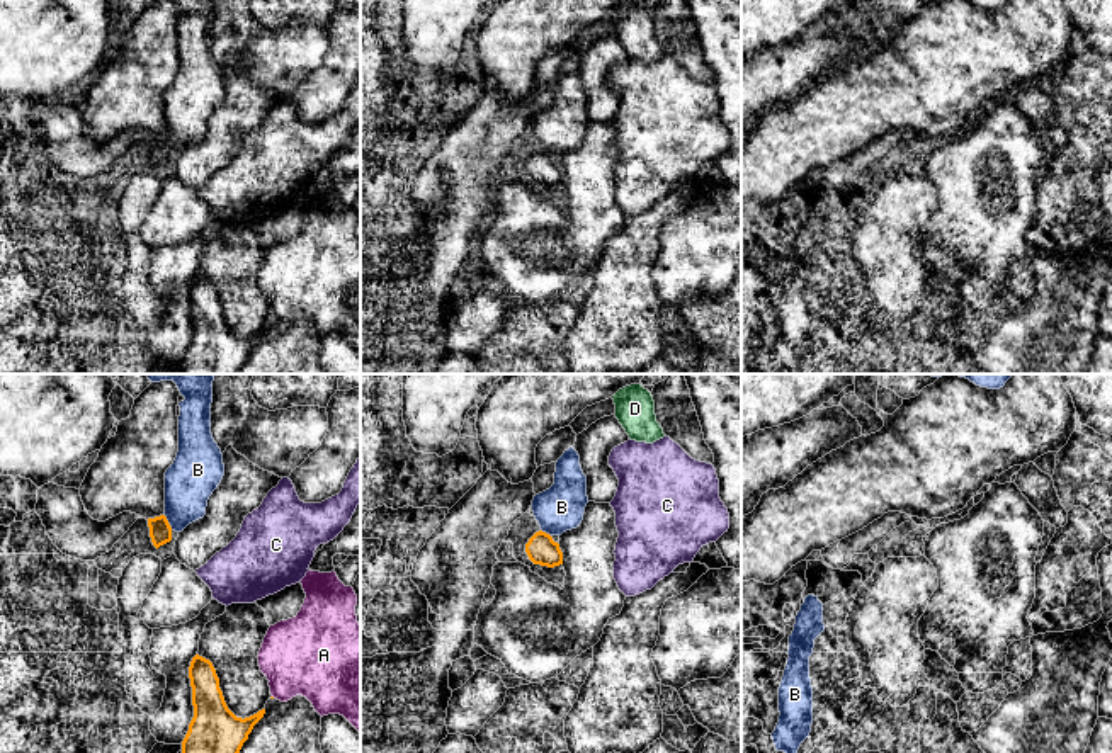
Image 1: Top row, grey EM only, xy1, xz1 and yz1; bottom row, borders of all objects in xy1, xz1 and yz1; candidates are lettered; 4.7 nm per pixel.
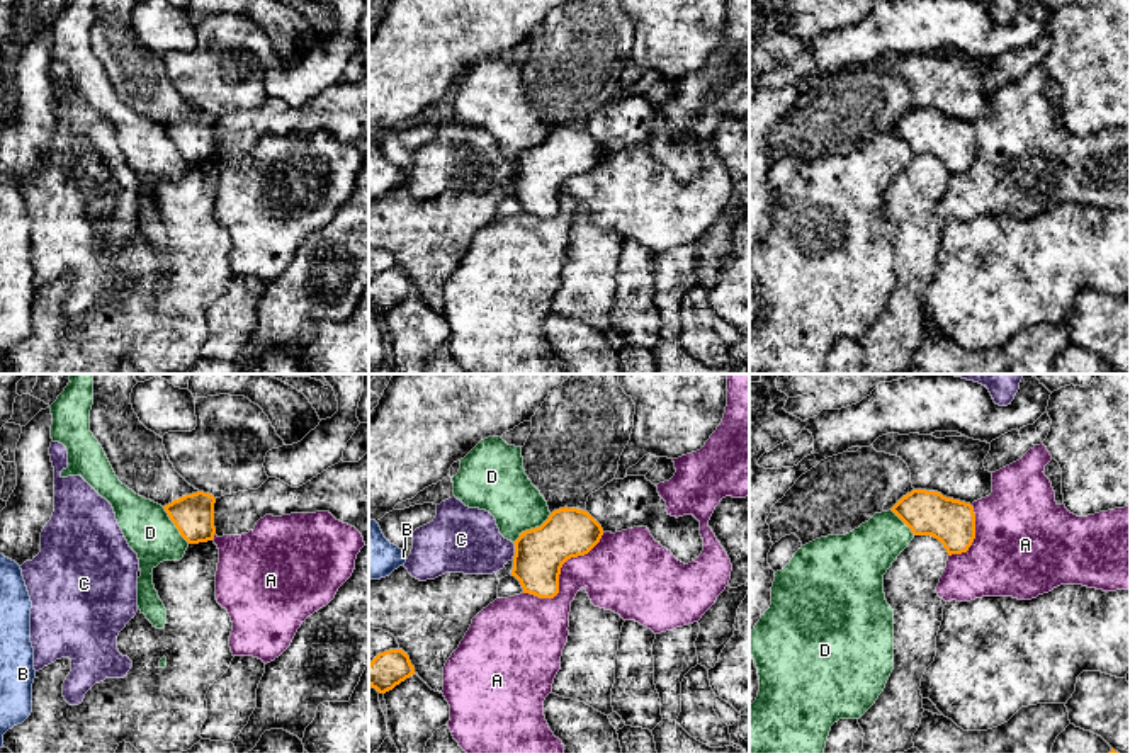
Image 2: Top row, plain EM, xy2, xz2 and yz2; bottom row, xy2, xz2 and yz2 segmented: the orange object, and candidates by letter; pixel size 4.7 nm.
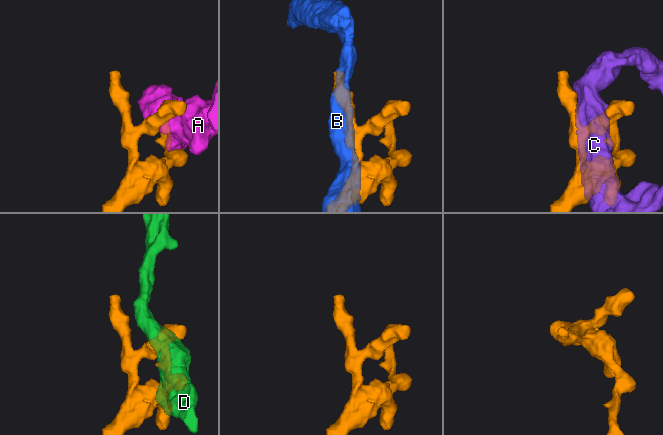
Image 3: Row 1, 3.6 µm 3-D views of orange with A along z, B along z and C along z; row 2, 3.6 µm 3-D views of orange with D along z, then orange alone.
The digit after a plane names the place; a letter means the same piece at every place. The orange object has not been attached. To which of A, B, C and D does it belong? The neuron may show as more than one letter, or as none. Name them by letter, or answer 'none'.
none

